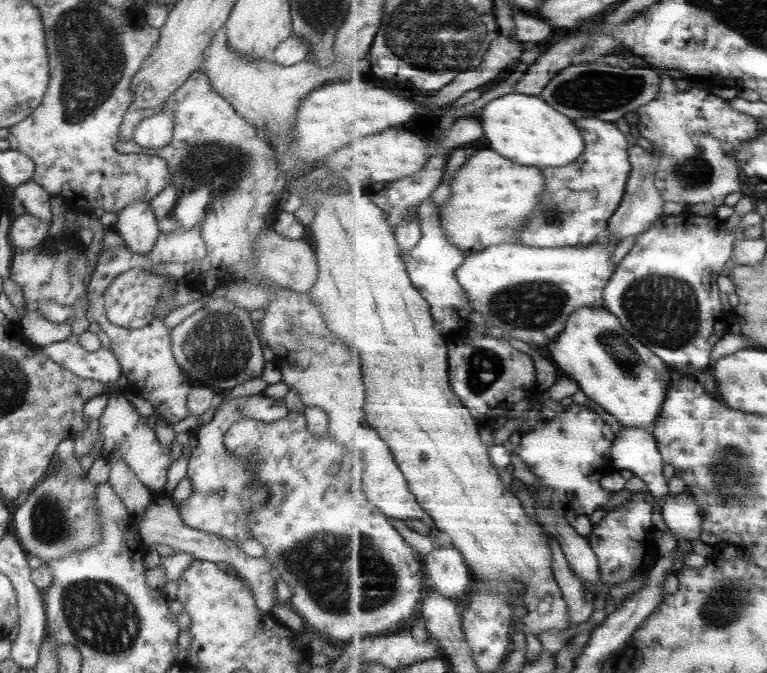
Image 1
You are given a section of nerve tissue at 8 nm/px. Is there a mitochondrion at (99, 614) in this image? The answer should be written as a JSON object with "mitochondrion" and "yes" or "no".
{"mitochondrion":"yes"}

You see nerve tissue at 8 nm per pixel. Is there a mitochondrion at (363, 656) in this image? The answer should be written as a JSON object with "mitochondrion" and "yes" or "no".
{"mitochondrion":"no"}

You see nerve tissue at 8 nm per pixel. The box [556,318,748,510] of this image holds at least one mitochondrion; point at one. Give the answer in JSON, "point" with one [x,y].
{"point":[623,350]}

